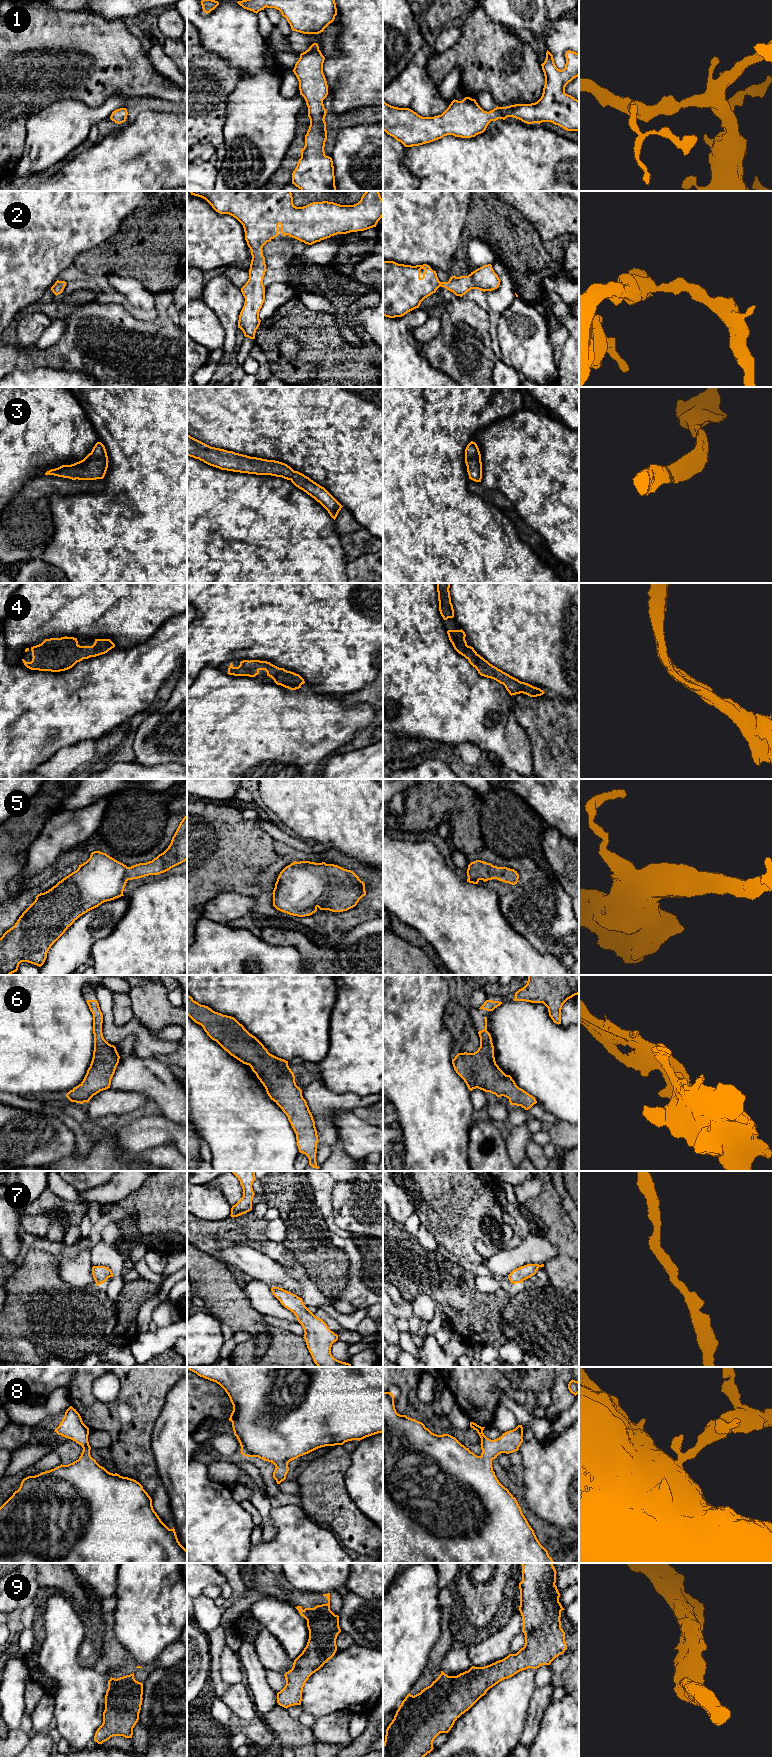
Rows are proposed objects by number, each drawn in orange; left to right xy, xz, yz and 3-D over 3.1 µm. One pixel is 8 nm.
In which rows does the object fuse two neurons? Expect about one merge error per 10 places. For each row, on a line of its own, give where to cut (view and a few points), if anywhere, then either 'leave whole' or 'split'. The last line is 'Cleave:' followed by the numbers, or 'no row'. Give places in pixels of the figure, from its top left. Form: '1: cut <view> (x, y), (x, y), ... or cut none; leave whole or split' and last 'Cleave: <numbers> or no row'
1: cut none; leave whole
2: cut none; leave whole
3: cut none; leave whole
4: cut none; leave whole
5: cut none; leave whole
6: cut none; leave whole
7: cut none; leave whole
8: cut none; leave whole
9: cut none; leave whole
Cleave: no row

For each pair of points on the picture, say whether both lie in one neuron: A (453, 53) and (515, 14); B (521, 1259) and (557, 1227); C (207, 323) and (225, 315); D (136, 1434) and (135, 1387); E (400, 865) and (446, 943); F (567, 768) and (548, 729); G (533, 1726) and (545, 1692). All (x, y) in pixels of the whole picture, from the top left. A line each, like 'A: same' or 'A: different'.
A: different
B: different
C: different
D: same
E: same
F: same
G: same

